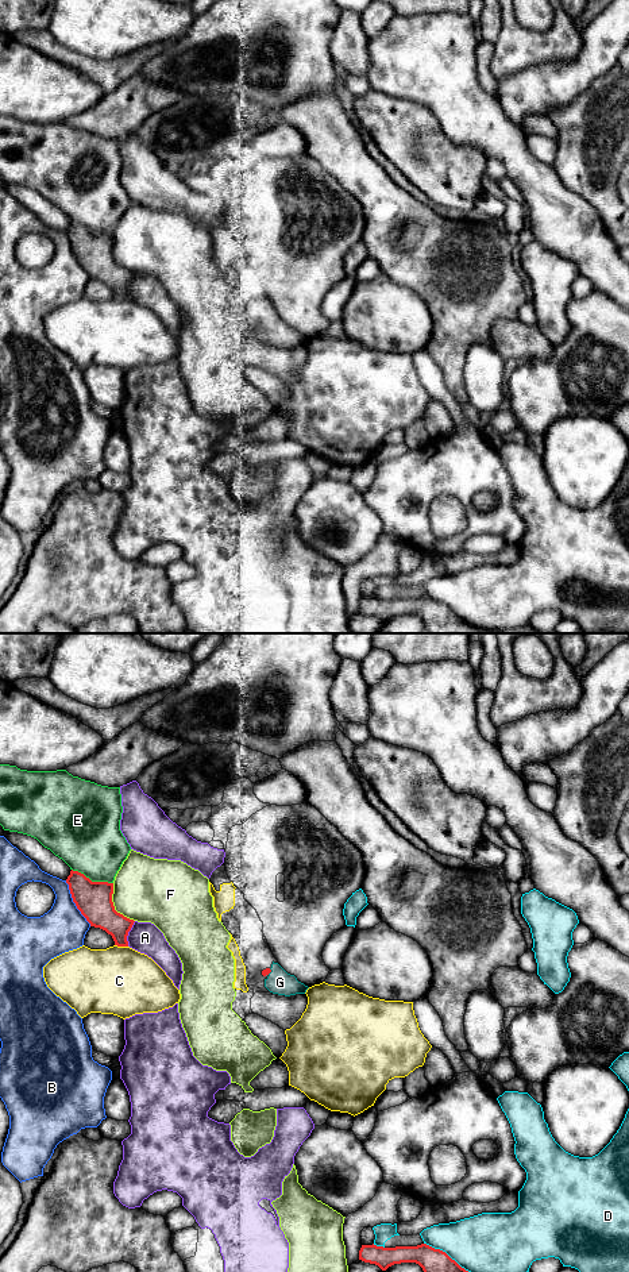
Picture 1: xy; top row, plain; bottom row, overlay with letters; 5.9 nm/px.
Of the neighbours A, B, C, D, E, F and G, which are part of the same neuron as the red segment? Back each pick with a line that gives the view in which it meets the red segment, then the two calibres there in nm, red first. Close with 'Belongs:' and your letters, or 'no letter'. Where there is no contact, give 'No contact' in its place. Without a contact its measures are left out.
G: Touches red in xy. Thickness 40 nm (red) against 150 nm
Belongs: G

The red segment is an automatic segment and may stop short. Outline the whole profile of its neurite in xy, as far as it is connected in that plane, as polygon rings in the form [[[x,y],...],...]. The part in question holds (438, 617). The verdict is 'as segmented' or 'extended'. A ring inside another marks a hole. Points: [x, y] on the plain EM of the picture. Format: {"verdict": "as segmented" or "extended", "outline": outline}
{"verdict": "as segmented", "outline": [[[427,595],[417,598],[395,598],[395,600],[383,600],[377,597],[362,597],[359,602],[359,612],[370,616],[378,617],[382,622],[386,622],[389,618],[401,614],[416,614],[418,616],[428,633],[555,633],[555,632],[540,632],[535,629],[530,624],[513,628],[513,629],[482,629],[474,627],[464,620],[462,620],[455,612],[452,612],[445,604],[435,601]]]}

